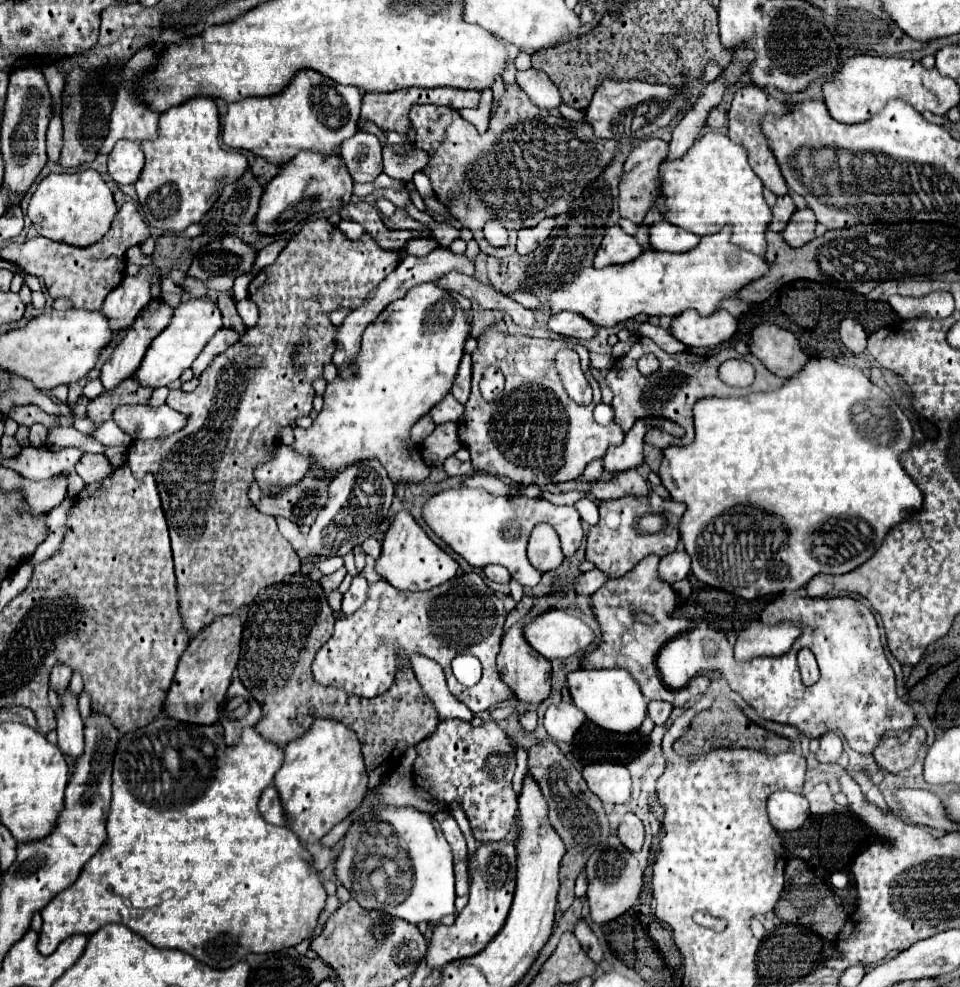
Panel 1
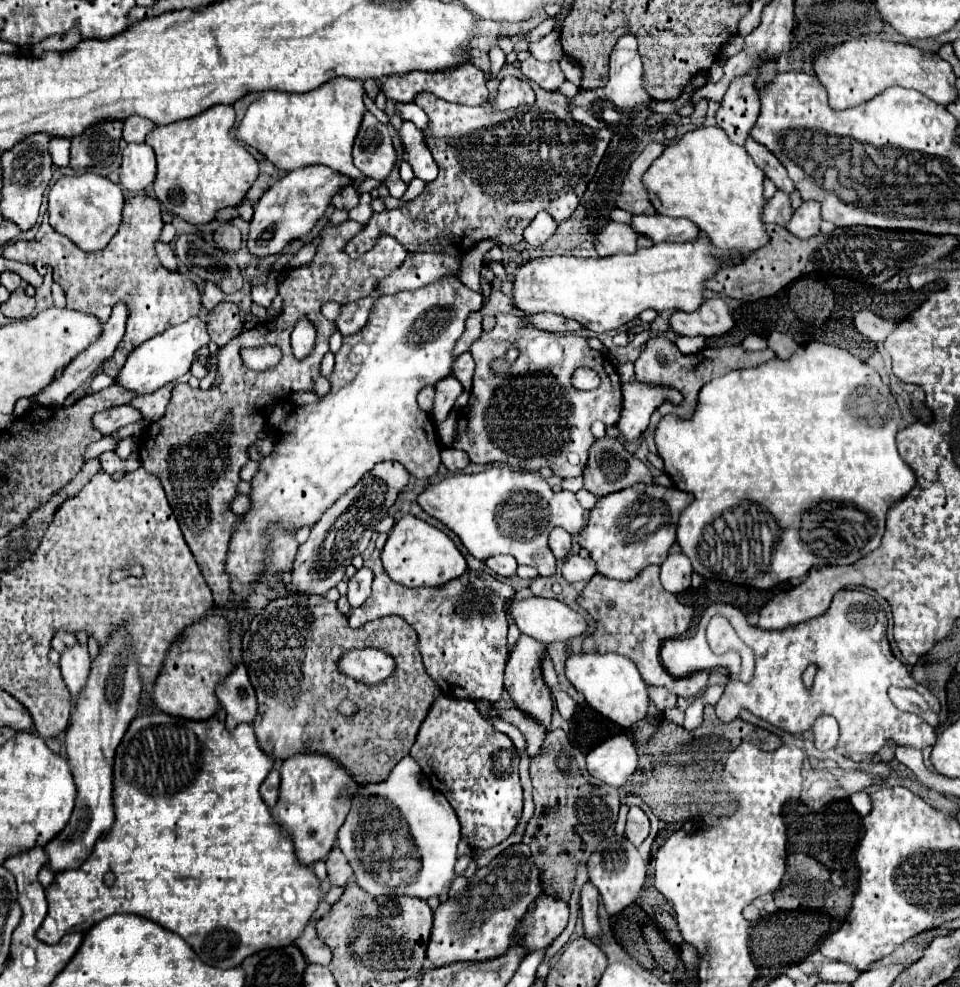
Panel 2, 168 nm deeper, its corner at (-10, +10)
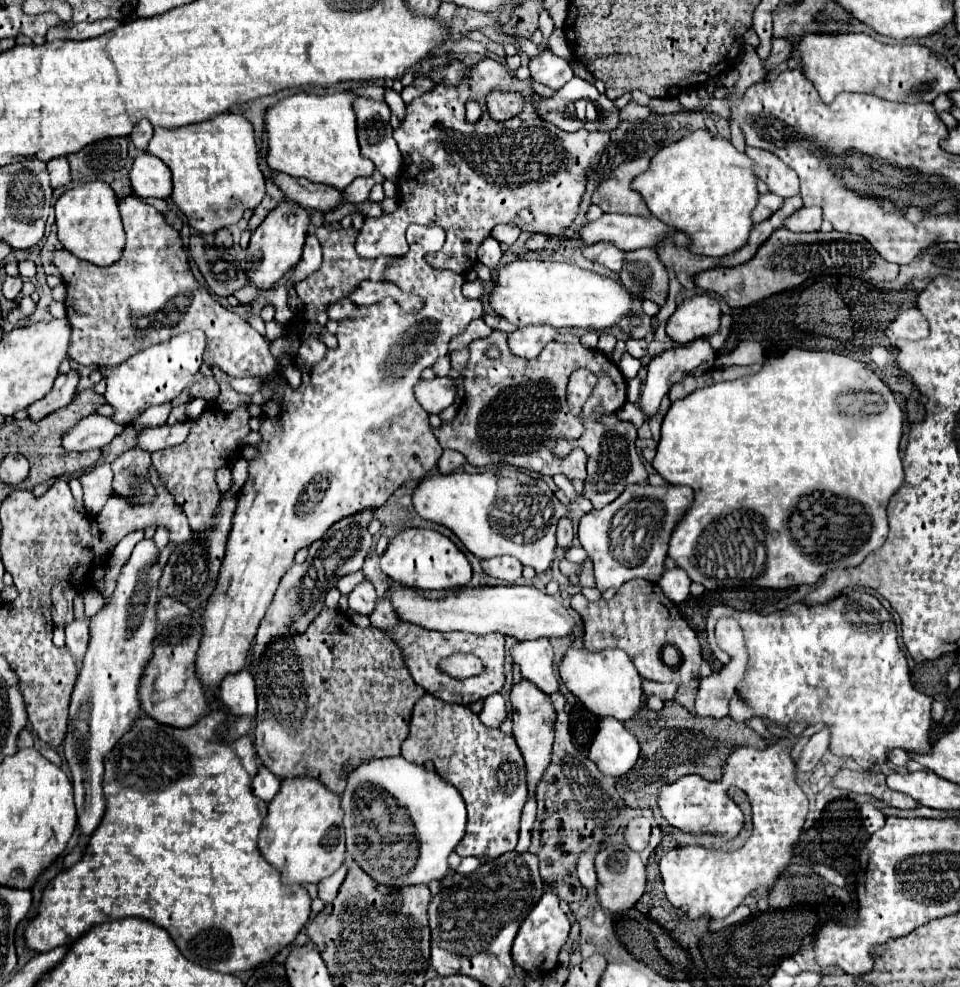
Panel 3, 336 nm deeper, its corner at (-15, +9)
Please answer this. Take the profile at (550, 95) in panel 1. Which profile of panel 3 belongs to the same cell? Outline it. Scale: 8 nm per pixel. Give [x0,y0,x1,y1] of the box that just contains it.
[529,50,573,90]

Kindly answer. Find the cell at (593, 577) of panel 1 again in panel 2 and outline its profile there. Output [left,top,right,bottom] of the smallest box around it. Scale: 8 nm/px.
[562,555,596,582]

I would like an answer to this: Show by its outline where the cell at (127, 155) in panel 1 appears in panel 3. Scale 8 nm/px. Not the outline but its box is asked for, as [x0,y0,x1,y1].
[129,154,171,198]

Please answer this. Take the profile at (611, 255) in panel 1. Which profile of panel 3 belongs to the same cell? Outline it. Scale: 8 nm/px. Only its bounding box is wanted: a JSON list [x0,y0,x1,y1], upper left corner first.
[583,242,625,272]

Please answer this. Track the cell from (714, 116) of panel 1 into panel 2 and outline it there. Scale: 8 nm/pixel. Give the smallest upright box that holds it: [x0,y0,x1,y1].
[716,67,760,145]

